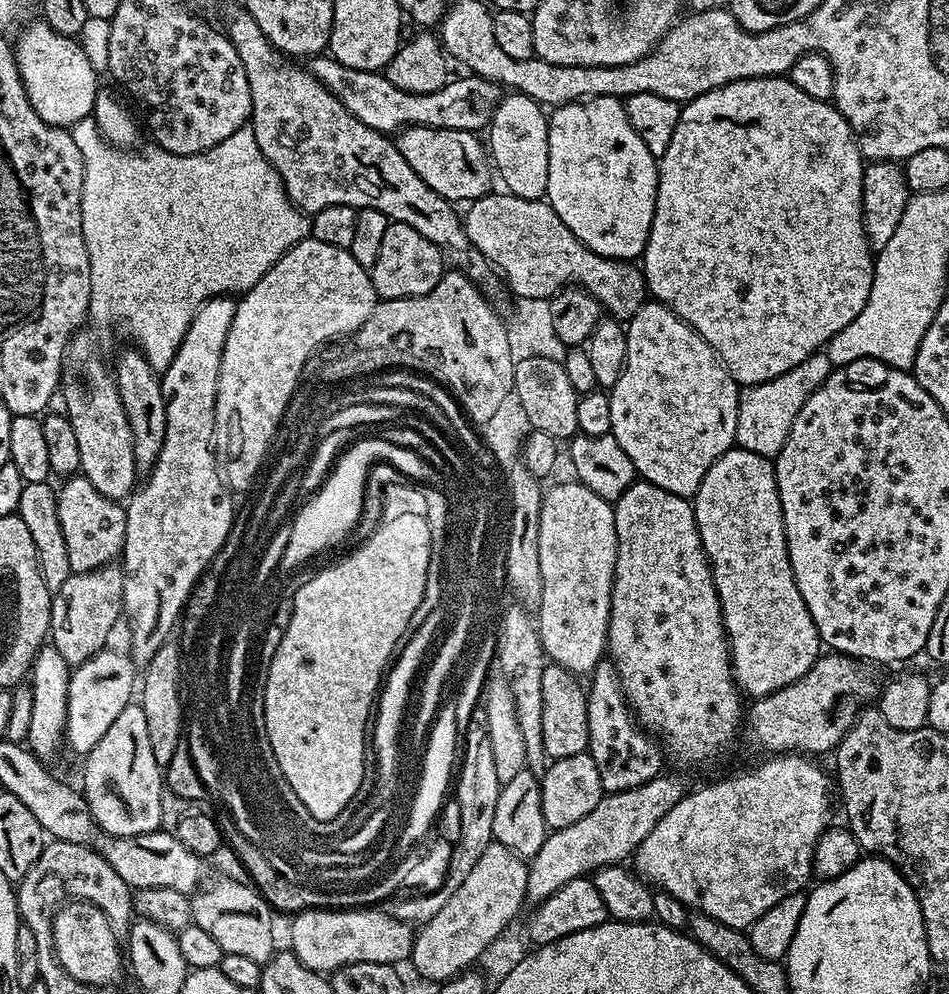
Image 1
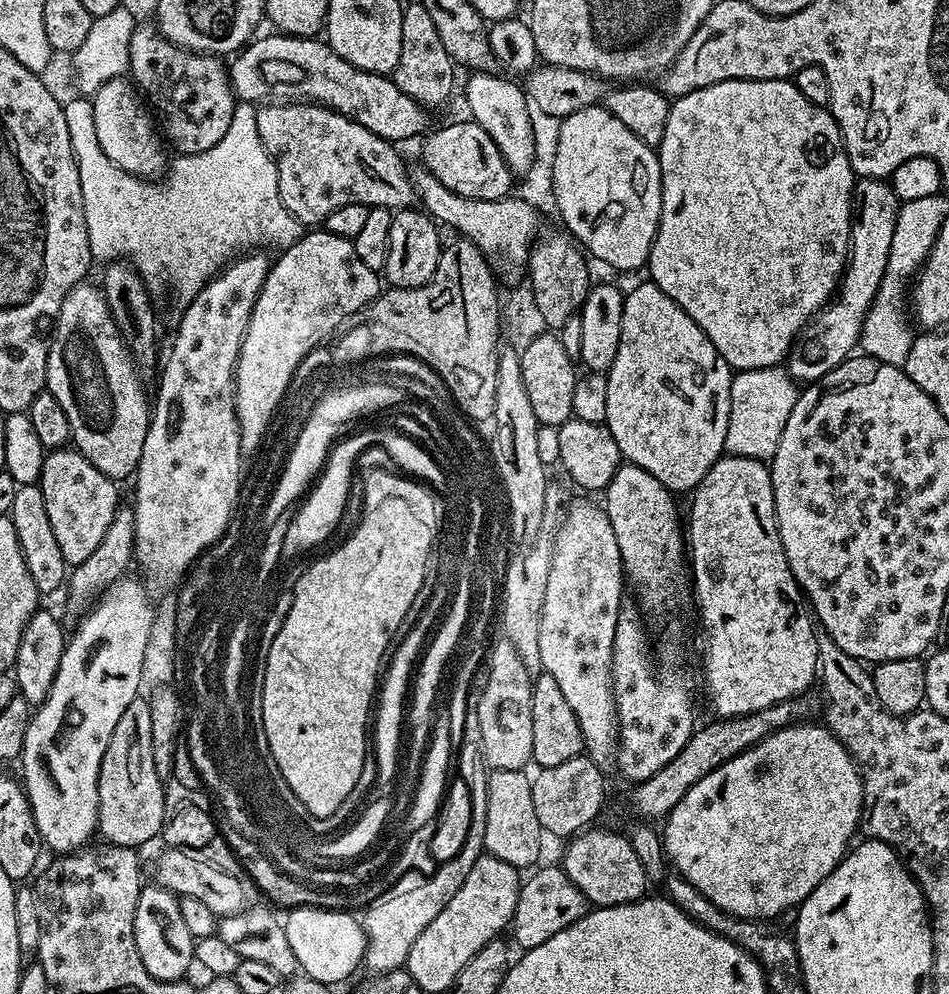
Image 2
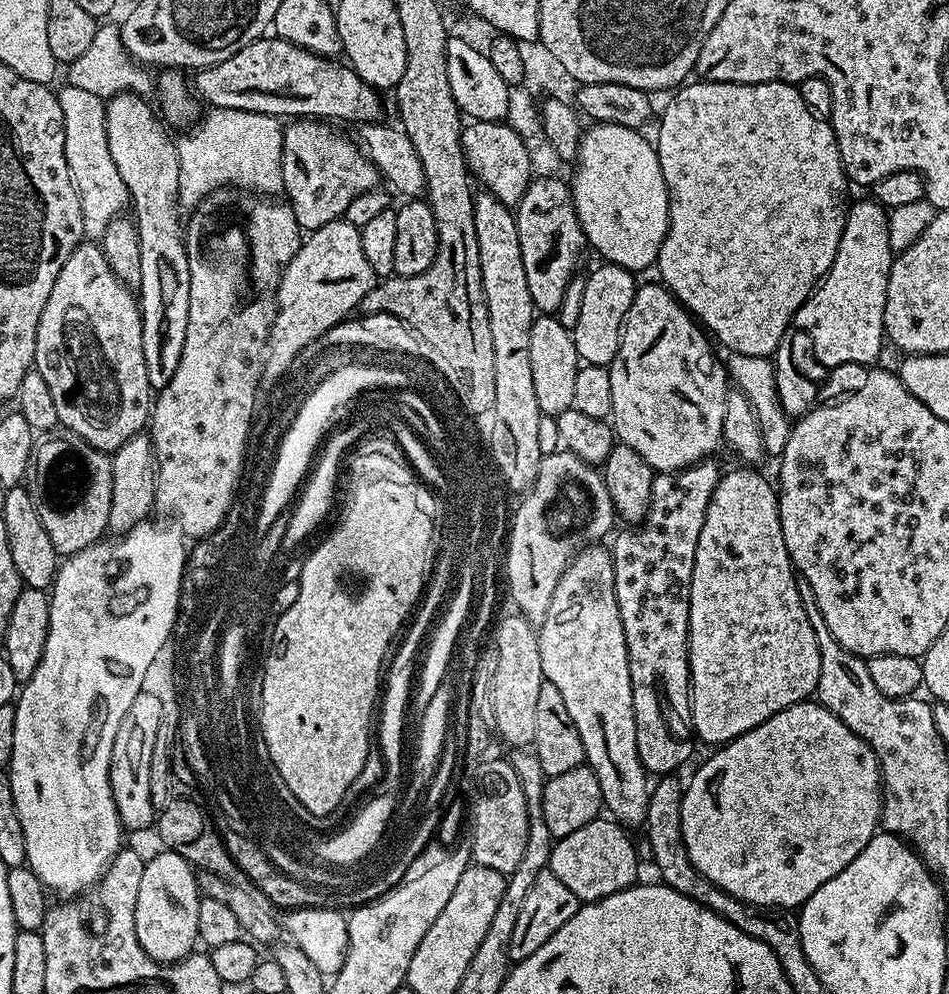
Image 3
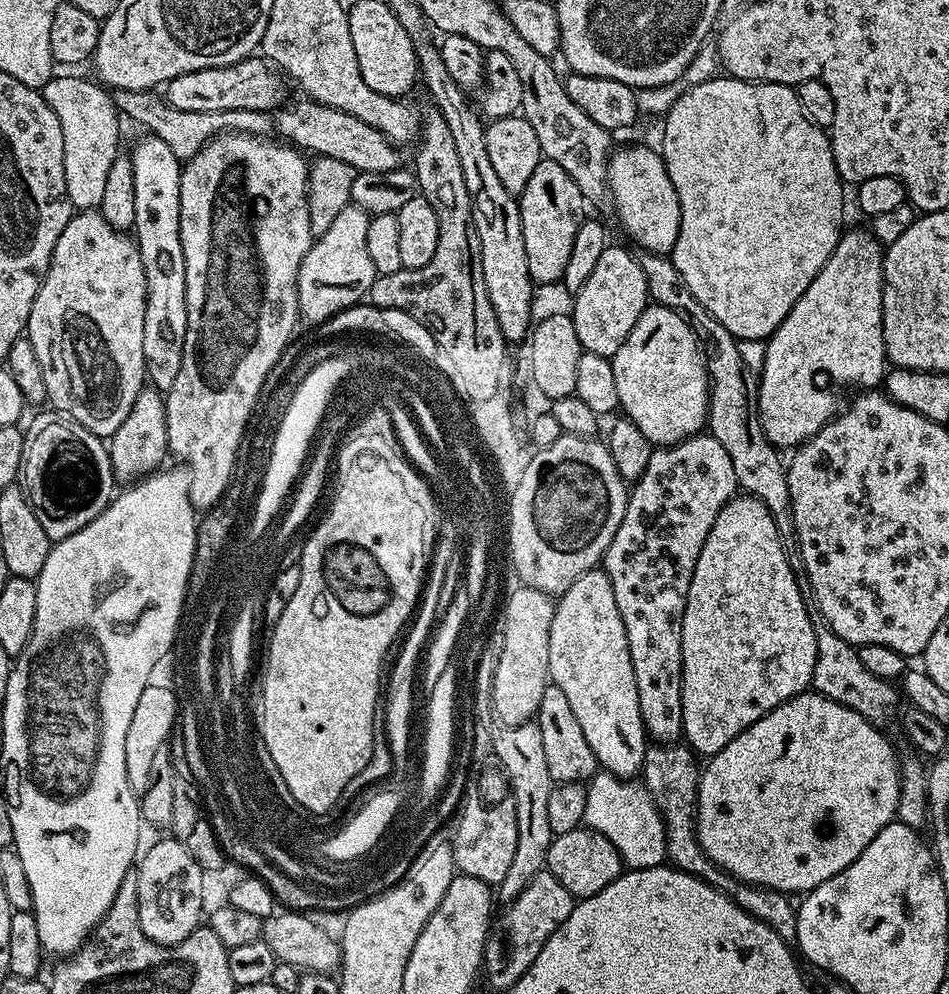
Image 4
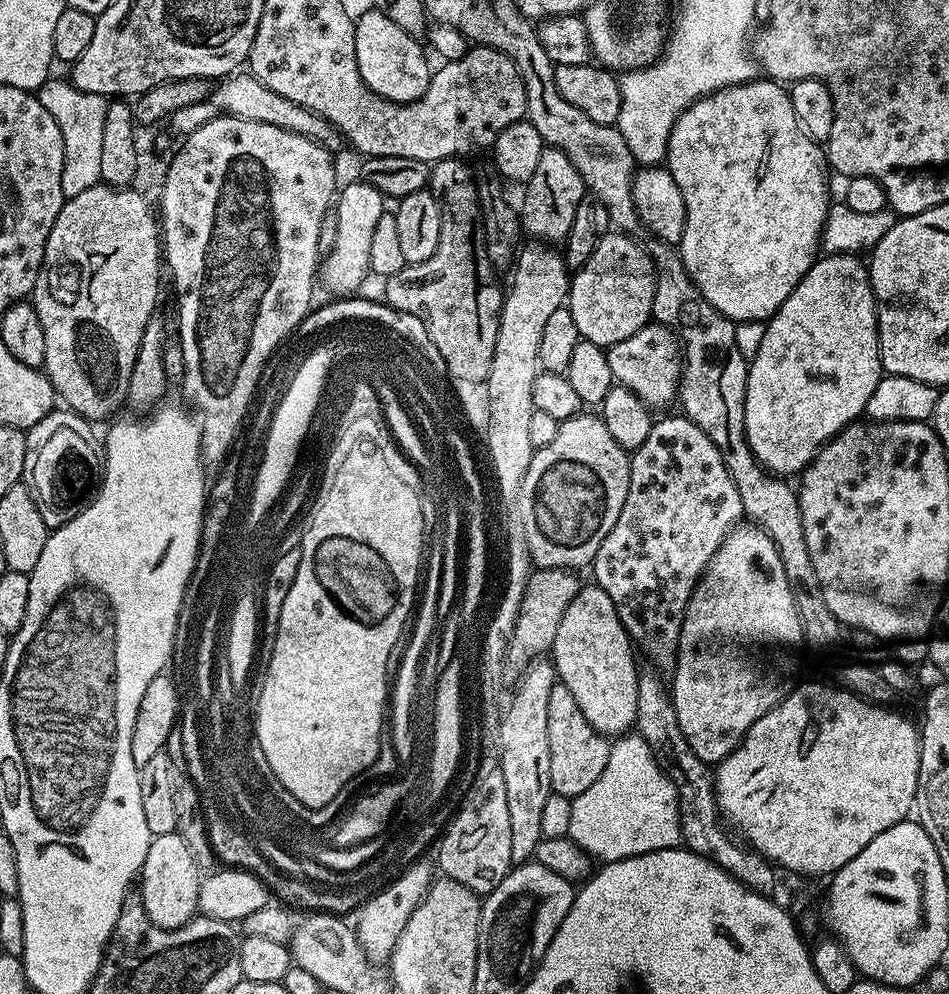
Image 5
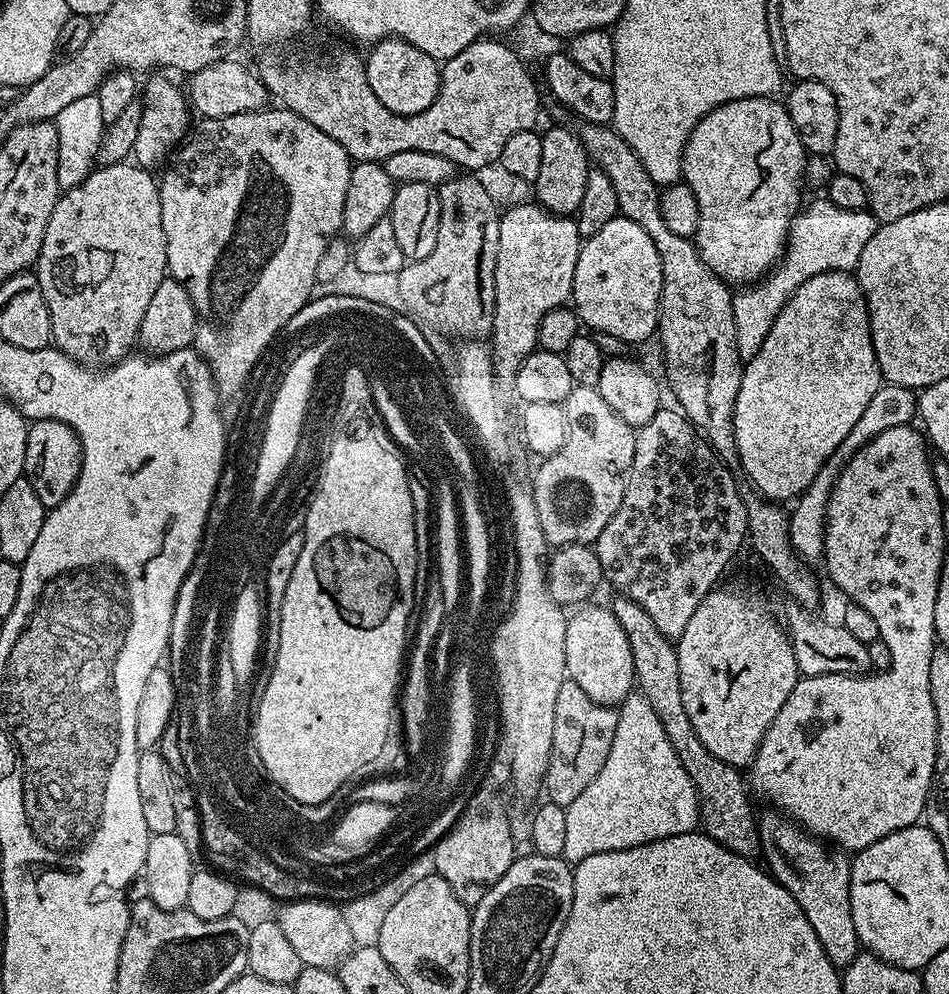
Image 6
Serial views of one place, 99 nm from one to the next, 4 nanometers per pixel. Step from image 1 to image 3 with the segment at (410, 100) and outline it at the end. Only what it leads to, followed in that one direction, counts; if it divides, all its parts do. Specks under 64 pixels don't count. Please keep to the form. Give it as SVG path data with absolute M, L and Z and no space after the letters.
M263 36L246 45L226 62L201 68L191 77L190 87L197 99L212 108L250 110L252 113L270 114L277 118L323 119L332 122L375 123L383 116L379 91L372 88L361 76L345 63L322 57L296 47L277 36Z

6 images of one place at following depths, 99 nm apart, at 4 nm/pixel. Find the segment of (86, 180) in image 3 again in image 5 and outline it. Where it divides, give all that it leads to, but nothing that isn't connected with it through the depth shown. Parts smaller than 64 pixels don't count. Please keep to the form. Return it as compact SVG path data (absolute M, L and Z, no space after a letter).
M46 80L36 95L42 106L50 111L62 130L64 148L64 167L62 168L62 192L65 199L82 194L90 186L98 184L101 179L102 135L105 126L107 97L80 91L69 81Z

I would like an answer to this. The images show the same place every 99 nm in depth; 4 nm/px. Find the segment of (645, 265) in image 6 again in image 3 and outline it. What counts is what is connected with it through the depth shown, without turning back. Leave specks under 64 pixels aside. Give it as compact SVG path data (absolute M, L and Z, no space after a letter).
M607 262L599 265L592 273L587 273L582 310L579 311L578 324L570 329L572 341L581 361L585 364L608 366L618 354L620 338L624 332L624 320L635 296L638 280L633 273L622 266Z

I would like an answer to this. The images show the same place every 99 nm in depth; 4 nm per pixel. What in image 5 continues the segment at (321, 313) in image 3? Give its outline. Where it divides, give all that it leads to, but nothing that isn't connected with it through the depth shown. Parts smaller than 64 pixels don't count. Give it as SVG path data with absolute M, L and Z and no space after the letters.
M356 178L353 184L348 184L345 188L343 185L339 189L334 200L334 211L336 231L319 265L318 280L321 285L324 283L330 291L336 292L332 294L345 298L351 297L357 291L355 288L364 279L369 279L370 245L372 245L374 229L378 226L378 218L382 218L382 214L386 211L386 197L378 190L374 190L374 186L367 184L363 178Z

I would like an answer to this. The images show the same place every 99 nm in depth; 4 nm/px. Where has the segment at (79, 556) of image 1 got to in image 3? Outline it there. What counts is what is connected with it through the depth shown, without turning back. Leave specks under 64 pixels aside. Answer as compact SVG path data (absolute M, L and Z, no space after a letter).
M49 435L35 445L30 491L38 518L42 518L42 526L46 526L50 542L54 542L57 557L67 558L105 539L110 522L112 457L99 452L80 436L56 435Z

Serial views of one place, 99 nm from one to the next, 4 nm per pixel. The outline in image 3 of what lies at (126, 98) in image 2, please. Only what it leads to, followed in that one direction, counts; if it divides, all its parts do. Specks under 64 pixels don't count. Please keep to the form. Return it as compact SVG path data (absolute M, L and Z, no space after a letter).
M132 92L118 93L116 96L107 99L105 110L105 132L107 134L108 150L110 150L110 156L118 172L122 177L128 188L129 199L132 203L132 214L136 222L136 229L139 236L139 257L141 259L141 271L142 278L138 285L138 303L141 310L141 320L143 322L143 358L146 359L146 378L149 379L150 386L154 392L159 392L164 389L170 379L174 378L174 373L178 370L178 361L182 356L182 348L185 345L186 338L186 325L189 318L189 304L190 304L190 266L189 266L189 249L184 244L184 238L182 236L182 226L180 224L180 212L182 213L179 203L179 178L180 178L180 166L179 166L179 154L177 141L171 138L167 128L164 126L165 121L152 110L150 103L145 97L138 96Z

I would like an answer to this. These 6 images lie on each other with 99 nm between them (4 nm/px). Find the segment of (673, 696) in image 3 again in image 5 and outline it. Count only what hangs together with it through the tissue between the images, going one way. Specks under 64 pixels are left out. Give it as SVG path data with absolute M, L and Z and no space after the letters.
M683 414L668 416L665 420L657 419L653 423L650 434L646 437L646 442L642 442L642 446L638 446L631 453L628 465L630 466L630 482L626 490L626 502L622 502L622 514L618 514L618 522L614 522L614 530L610 530L606 538L602 538L602 546L598 546L598 554L591 562L590 573L592 572L593 578L596 579L593 580L595 587L606 590L606 594L610 594L610 602L614 602L618 618L629 637L634 641L635 647L639 651L641 648L657 664L655 665L657 669L672 670L676 666L676 655L680 645L680 631L686 614L686 606L690 602L692 591L696 589L696 581L703 576L706 566L712 561L712 555L719 550L724 539L732 533L733 528L741 523L744 516L742 498L738 498L738 486L734 486L734 478L730 478L730 470L726 470L726 462L718 446L714 446L714 442L710 442L710 438L702 430L698 430L698 426L694 426L694 422Z

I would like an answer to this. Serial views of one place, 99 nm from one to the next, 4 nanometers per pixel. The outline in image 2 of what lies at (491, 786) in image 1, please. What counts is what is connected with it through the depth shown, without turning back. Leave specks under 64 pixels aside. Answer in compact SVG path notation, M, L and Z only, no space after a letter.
M474 708L469 709L465 714L465 730L462 734L461 744L458 751L458 762L460 758L460 770L458 776L466 782L469 787L470 803L473 806L473 820L470 822L470 830L466 836L466 842L462 848L455 854L454 858L441 863L431 875L425 875L413 888L408 888L405 892L392 890L387 895L377 898L367 907L363 909L362 923L365 932L367 944L365 946L365 954L363 967L369 968L369 973L383 974L393 972L395 968L404 968L408 962L410 954L410 946L414 946L414 942L418 942L418 934L422 934L422 930L426 930L426 926L430 926L430 922L434 922L434 918L438 918L438 914L442 914L443 908L450 903L450 898L454 898L455 892L461 888L462 882L466 882L466 874L470 874L470 866L474 866L474 862L478 862L478 858L484 852L484 835L486 834L486 814L488 813L488 773L484 757L480 750L482 742L482 730L478 728L478 716Z

